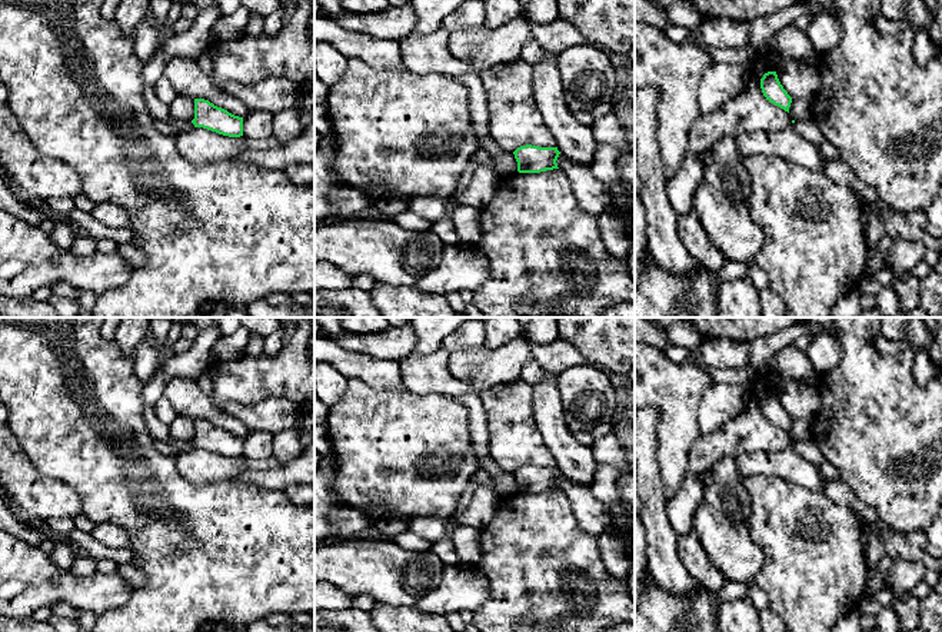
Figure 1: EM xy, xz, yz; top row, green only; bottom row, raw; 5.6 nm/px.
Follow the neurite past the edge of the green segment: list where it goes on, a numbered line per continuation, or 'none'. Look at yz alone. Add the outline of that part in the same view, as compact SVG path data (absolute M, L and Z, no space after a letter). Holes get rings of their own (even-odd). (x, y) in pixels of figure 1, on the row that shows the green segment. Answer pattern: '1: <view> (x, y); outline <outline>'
none

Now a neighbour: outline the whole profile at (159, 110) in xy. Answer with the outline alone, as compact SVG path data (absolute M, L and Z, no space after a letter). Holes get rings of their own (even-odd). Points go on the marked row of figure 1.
M144 86L143 90L144 104L147 112L154 120L163 120L172 127L172 136L176 137L184 132L189 132L194 124L189 120L174 120L169 114L169 106L164 104L156 94L153 86Z

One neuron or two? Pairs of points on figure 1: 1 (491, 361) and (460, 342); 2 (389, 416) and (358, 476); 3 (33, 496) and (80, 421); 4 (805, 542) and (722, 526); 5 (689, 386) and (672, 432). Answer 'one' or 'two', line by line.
1: two
2: one
3: two
4: two
5: one

